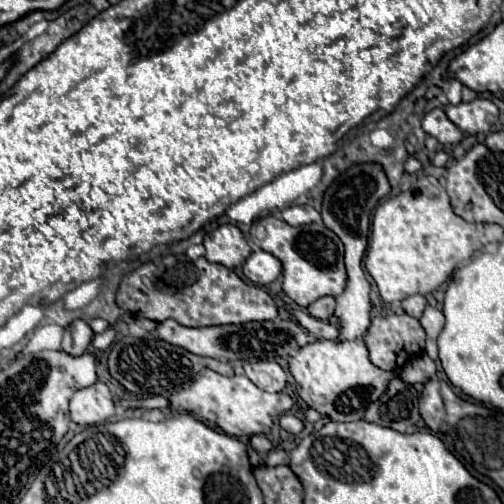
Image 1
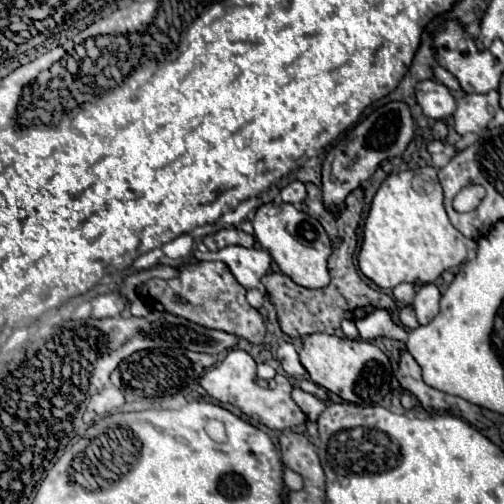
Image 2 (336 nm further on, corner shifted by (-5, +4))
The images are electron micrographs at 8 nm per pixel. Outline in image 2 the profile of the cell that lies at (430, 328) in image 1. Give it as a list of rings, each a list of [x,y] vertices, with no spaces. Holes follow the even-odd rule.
[[[424,284],[418,288],[412,306],[416,310],[420,324],[430,322],[438,314],[438,302],[440,302],[440,290],[436,288],[436,284]]]

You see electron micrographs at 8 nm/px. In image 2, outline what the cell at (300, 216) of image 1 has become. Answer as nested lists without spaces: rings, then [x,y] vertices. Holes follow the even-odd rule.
[[[294,180],[288,186],[284,186],[280,194],[282,194],[282,200],[288,204],[300,204],[306,198],[306,190],[300,180]]]

